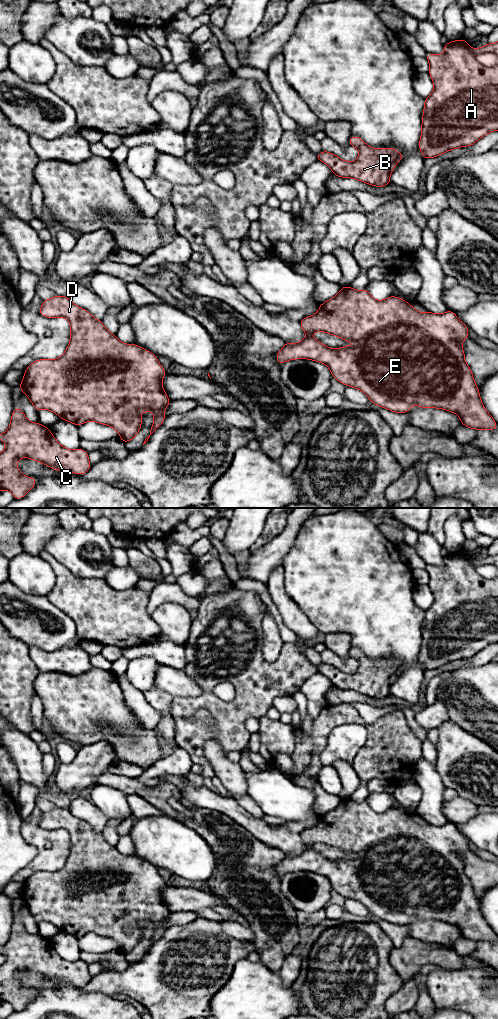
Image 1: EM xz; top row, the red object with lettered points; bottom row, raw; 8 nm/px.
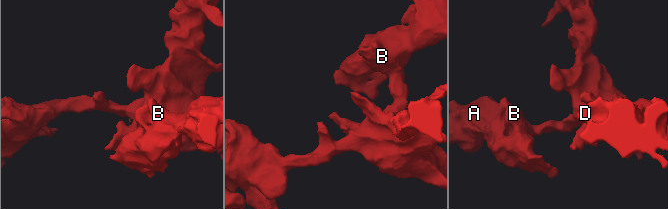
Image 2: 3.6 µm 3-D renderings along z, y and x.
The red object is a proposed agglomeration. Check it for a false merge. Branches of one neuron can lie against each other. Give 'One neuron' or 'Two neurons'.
One neuron

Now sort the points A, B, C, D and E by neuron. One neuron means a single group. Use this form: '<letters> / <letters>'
A B C D E

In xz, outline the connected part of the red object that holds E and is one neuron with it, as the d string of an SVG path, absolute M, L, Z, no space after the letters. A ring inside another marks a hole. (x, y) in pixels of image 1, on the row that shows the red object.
M350 286L341 287L339 293L319 305L319 310L312 316L303 318L300 326L306 338L298 343L285 343L276 354L276 361L283 364L288 360L310 359L325 364L334 379L345 386L361 390L370 401L395 413L408 413L412 405L421 408L438 408L455 413L460 417L462 425L474 430L496 430L497 423L483 406L479 388L470 367L465 362L461 343L469 336L469 329L453 311L442 314L432 312L421 313L405 300L390 296L384 300L374 299L365 289L355 290ZM316 331L325 332L344 339L354 341L352 347L331 349L312 337Z

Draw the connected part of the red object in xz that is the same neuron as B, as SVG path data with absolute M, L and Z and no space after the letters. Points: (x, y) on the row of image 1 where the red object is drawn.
M351 136L349 144L359 150L359 155L356 161L344 161L337 155L328 151L321 151L317 155L317 160L327 164L332 170L333 175L338 177L356 179L375 187L382 187L391 184L390 174L395 169L396 163L404 158L403 154L394 148L371 148L358 136Z

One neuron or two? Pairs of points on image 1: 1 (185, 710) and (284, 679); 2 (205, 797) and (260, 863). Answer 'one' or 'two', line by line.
1: one
2: two

